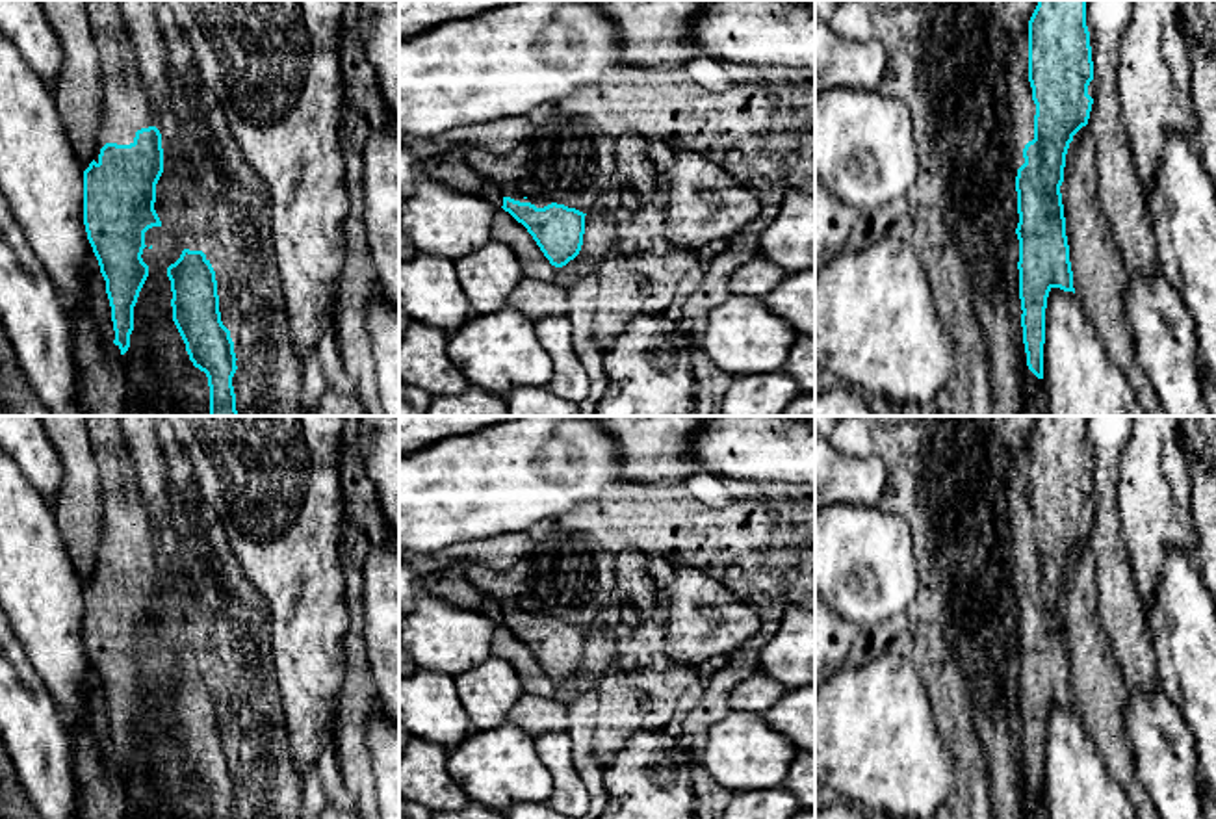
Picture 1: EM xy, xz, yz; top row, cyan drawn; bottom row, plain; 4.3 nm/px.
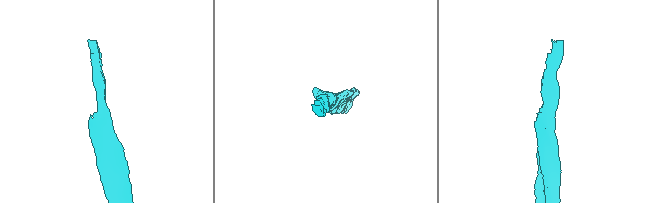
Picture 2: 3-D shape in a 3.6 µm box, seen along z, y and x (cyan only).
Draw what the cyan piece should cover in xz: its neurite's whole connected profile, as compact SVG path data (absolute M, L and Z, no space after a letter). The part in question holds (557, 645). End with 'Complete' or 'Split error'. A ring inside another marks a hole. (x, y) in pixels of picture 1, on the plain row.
M505 605L503 622L518 639L522 639L527 648L533 652L544 672L551 682L563 683L570 676L574 676L583 661L585 650L585 631L576 624L568 624L564 620L551 618L548 615L533 615L516 609L514 605Z. Split error

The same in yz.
M1038 416L1028 442L1010 453L1006 472L1006 505L1019 630L1015 650L1019 656L1021 743L1027 782L1038 795L1043 795L1045 724L1049 708L1060 704L1075 709L1060 602L1064 598L1069 559L1073 552L1088 540L1093 520L1093 514L1088 511L1088 501L1093 496L1093 477L1086 442L1086 418L1088 416Z. Split error

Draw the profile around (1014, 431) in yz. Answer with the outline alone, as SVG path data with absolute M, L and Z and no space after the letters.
M991 416L1008 453L1023 448L1038 422L1038 416Z

